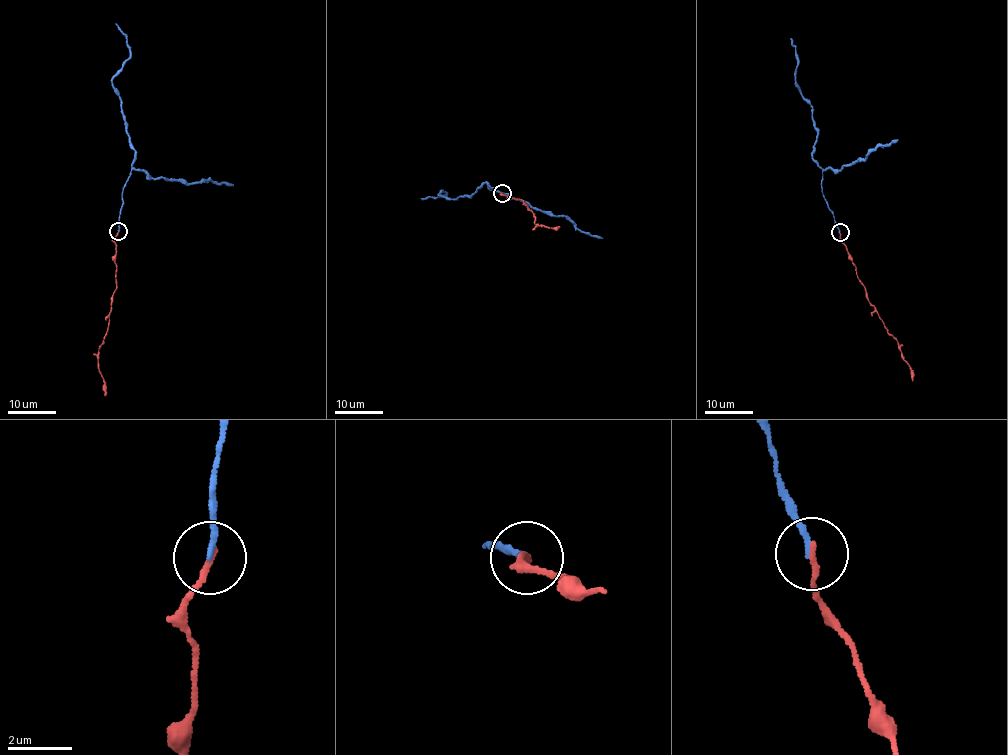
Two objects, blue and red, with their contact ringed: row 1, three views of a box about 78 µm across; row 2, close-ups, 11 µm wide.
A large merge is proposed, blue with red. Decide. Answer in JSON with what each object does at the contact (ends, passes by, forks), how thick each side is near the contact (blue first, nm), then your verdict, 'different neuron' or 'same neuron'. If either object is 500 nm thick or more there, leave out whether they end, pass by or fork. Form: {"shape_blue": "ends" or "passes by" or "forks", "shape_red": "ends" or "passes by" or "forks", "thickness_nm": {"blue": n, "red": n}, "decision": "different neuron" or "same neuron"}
{"shape_blue": "ends", "shape_red": "ends", "thickness_nm": {"blue": 180, "red": 190}, "decision": "same neuron"}

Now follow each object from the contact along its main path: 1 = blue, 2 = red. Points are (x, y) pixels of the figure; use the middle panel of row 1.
1: (502, 192), (489, 190), (486, 182), (468, 197), (448, 200), (437, 195), (443, 190), (446, 194), (421, 198)
2: (502, 193), (522, 199), (535, 214), (536, 224), (552, 228), (559, 226)

